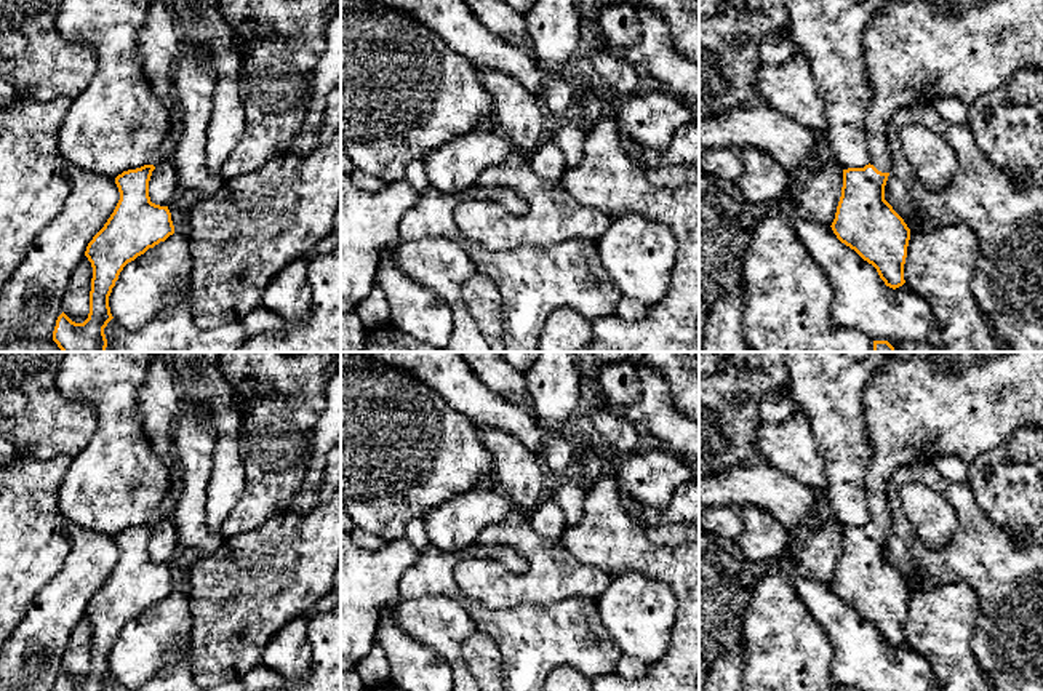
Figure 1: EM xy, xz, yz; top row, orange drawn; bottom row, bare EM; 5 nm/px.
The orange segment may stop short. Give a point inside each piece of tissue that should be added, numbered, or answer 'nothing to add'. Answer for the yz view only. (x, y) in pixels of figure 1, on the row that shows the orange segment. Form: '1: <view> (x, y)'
1: yz (917, 50)

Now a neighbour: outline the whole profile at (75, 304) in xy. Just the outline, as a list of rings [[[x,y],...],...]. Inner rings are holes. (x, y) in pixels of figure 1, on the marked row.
[[[85,256],[70,275],[62,312],[75,323],[83,323],[90,314],[93,267]]]

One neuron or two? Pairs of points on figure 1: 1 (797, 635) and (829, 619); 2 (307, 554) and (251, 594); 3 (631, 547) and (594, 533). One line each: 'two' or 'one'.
1: two
2: one
3: one

